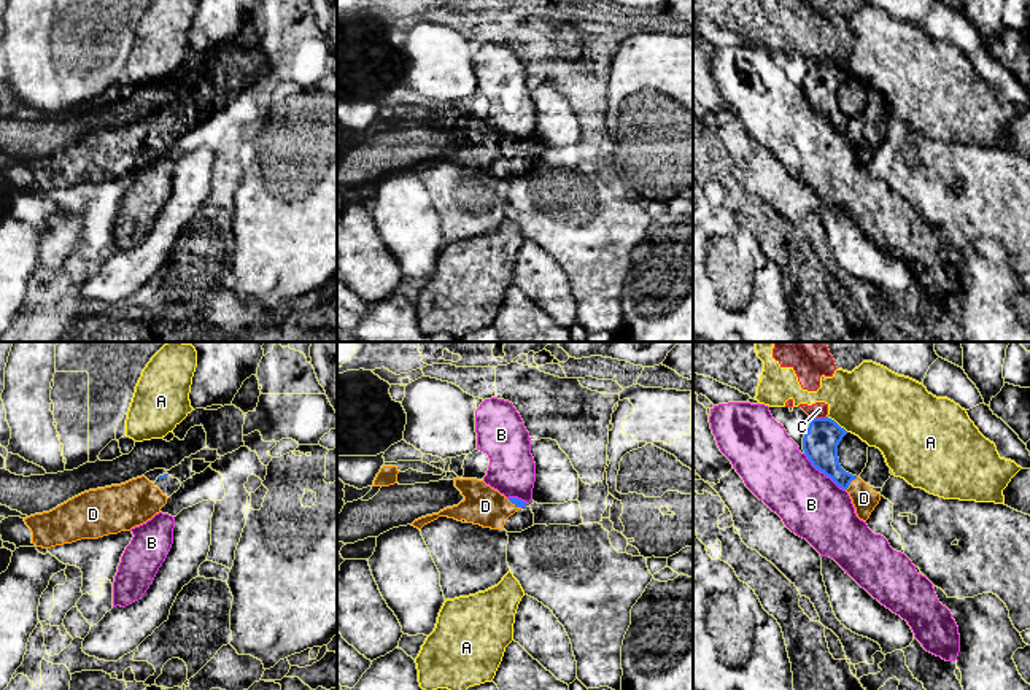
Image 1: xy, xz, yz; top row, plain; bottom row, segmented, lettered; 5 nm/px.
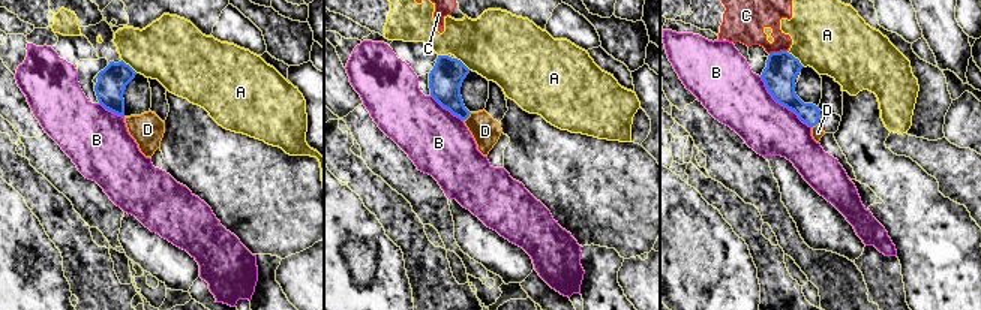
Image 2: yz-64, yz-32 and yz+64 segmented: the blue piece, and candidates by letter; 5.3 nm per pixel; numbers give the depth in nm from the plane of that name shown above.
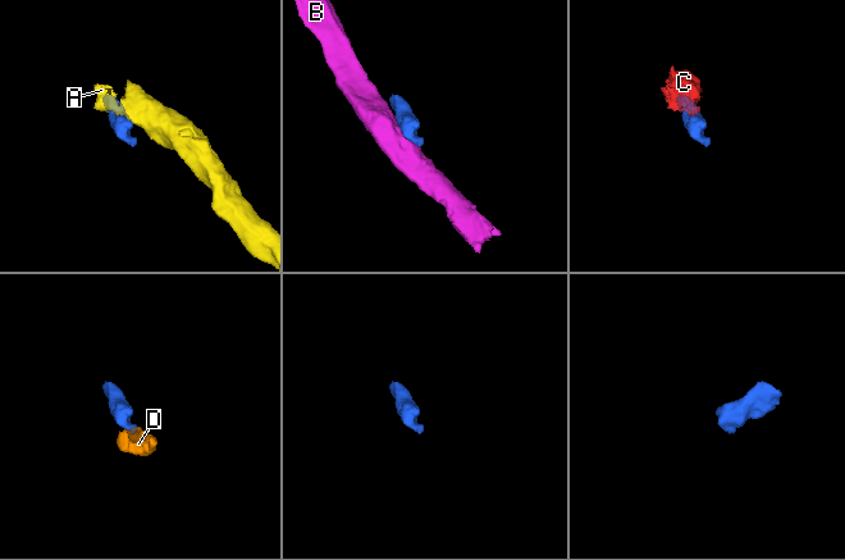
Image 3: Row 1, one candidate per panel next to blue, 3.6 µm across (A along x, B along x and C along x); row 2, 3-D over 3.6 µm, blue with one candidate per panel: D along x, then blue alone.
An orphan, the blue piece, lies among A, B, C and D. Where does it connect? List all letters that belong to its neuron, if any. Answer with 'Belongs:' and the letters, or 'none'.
Belongs: D

